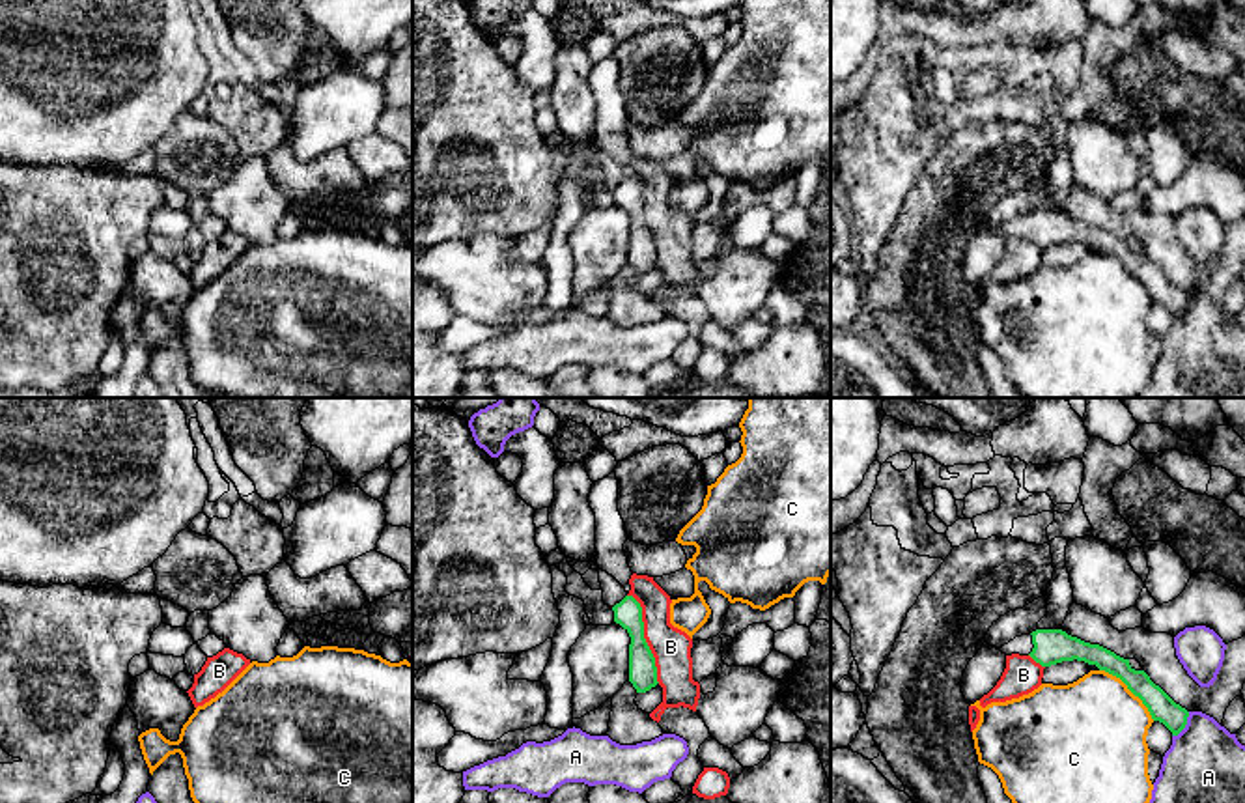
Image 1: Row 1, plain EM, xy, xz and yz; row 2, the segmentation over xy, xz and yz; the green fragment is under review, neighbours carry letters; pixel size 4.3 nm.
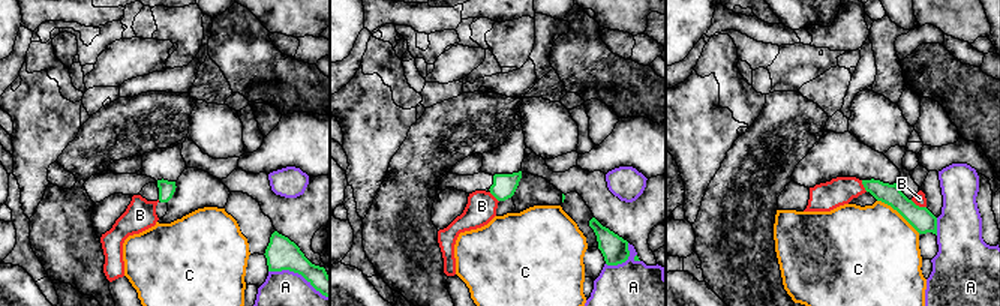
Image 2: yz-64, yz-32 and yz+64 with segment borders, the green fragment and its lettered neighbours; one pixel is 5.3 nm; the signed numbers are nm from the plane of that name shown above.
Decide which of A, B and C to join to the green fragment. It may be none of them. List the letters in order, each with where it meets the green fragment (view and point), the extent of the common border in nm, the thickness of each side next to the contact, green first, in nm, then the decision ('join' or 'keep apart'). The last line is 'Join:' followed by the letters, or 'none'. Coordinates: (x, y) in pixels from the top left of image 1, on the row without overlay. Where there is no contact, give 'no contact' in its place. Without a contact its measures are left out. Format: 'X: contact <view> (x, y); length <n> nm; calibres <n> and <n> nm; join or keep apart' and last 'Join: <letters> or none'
A: contact yz (1186, 305); length 130 nm; calibres 120 and 360 nm; keep apart
B: contact xz (643, 219); length 400 nm; calibres 130 and 170 nm; keep apart
C: contact yz (1130, 271); length 320 nm; calibres 120 and 460 nm; keep apart
Join: none

